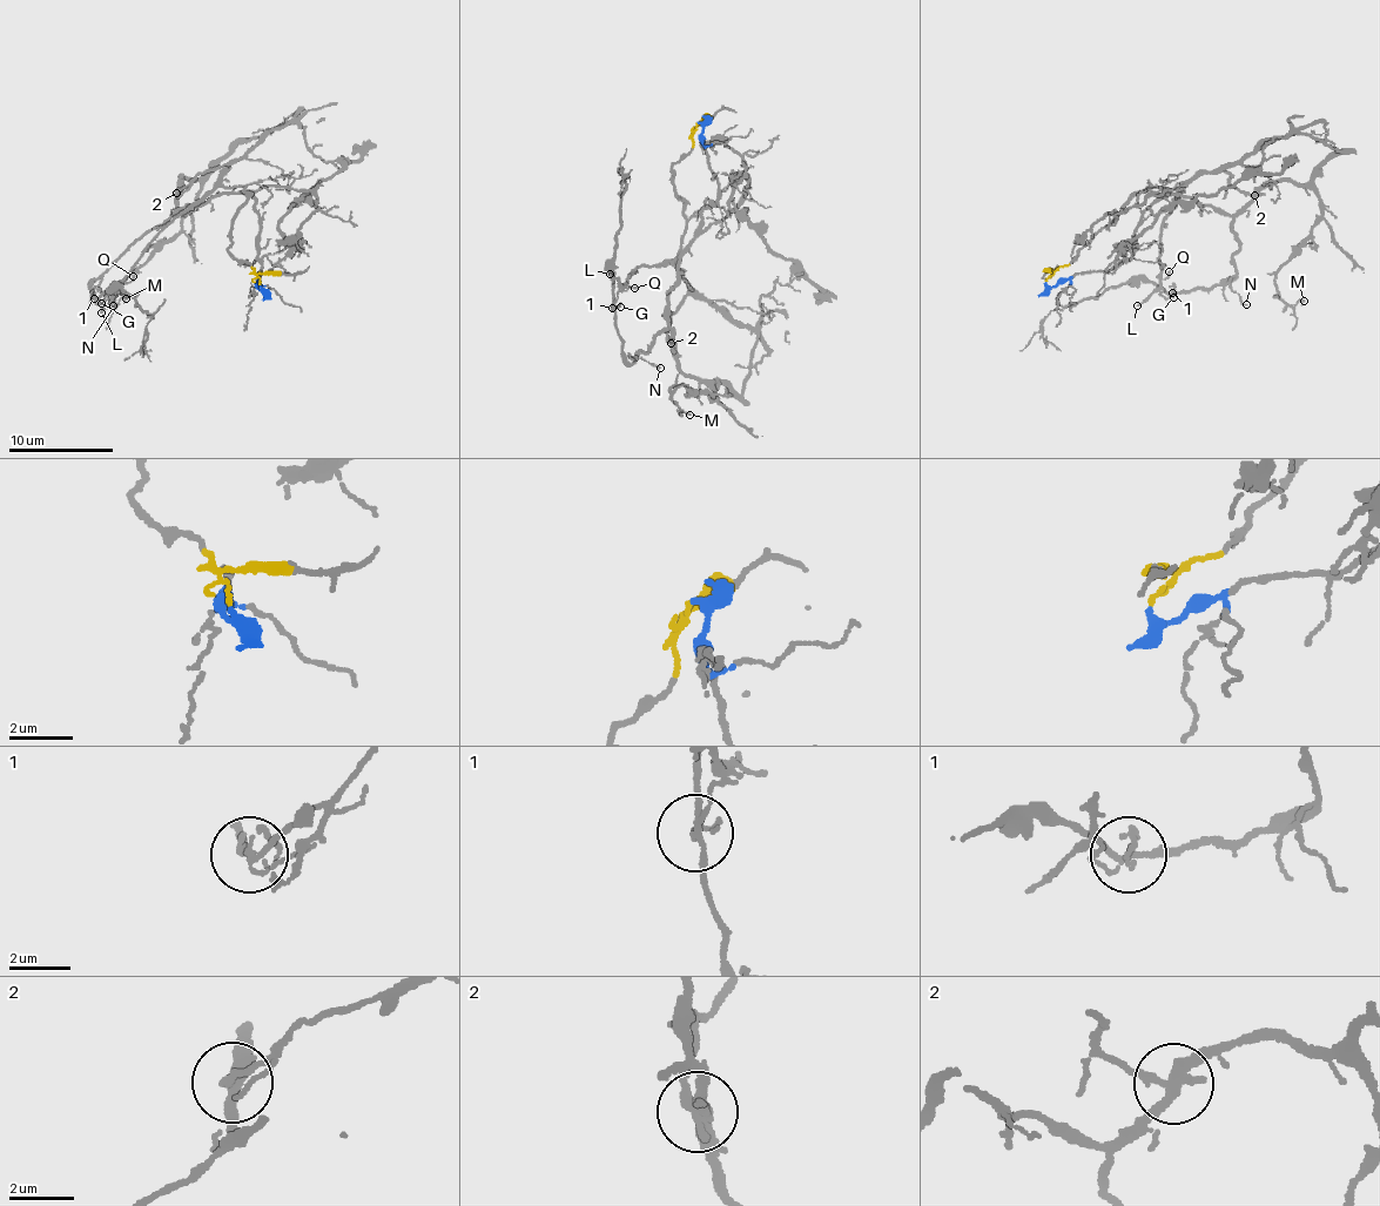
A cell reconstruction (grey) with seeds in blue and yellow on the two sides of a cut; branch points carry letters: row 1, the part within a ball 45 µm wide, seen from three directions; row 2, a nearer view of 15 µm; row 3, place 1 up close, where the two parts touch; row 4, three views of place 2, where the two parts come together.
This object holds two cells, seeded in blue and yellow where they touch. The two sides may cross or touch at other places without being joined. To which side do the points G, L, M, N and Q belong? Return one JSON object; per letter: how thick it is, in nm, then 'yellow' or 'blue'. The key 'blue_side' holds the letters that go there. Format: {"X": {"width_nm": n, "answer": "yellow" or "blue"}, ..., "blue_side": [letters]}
{"G": {"width_nm": 110, "answer": "yellow"}, "L": {"width_nm": 150, "answer": "yellow"}, "M": {"width_nm": 150, "answer": "blue"}, "N": {"width_nm": 130, "answer": "blue"}, "Q": {"width_nm": 110, "answer": "yellow"}, "blue_side": ["M", "N"]}

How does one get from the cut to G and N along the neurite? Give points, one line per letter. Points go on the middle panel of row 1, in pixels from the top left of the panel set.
G: (698, 123), (692, 149), (671, 167), (685, 202), (680, 249), (672, 260), (634, 268), (612, 308), (620, 307)
N: (699, 123), (718, 197), (704, 208), (695, 238), (679, 262), (667, 327), (633, 357), (660, 368)

